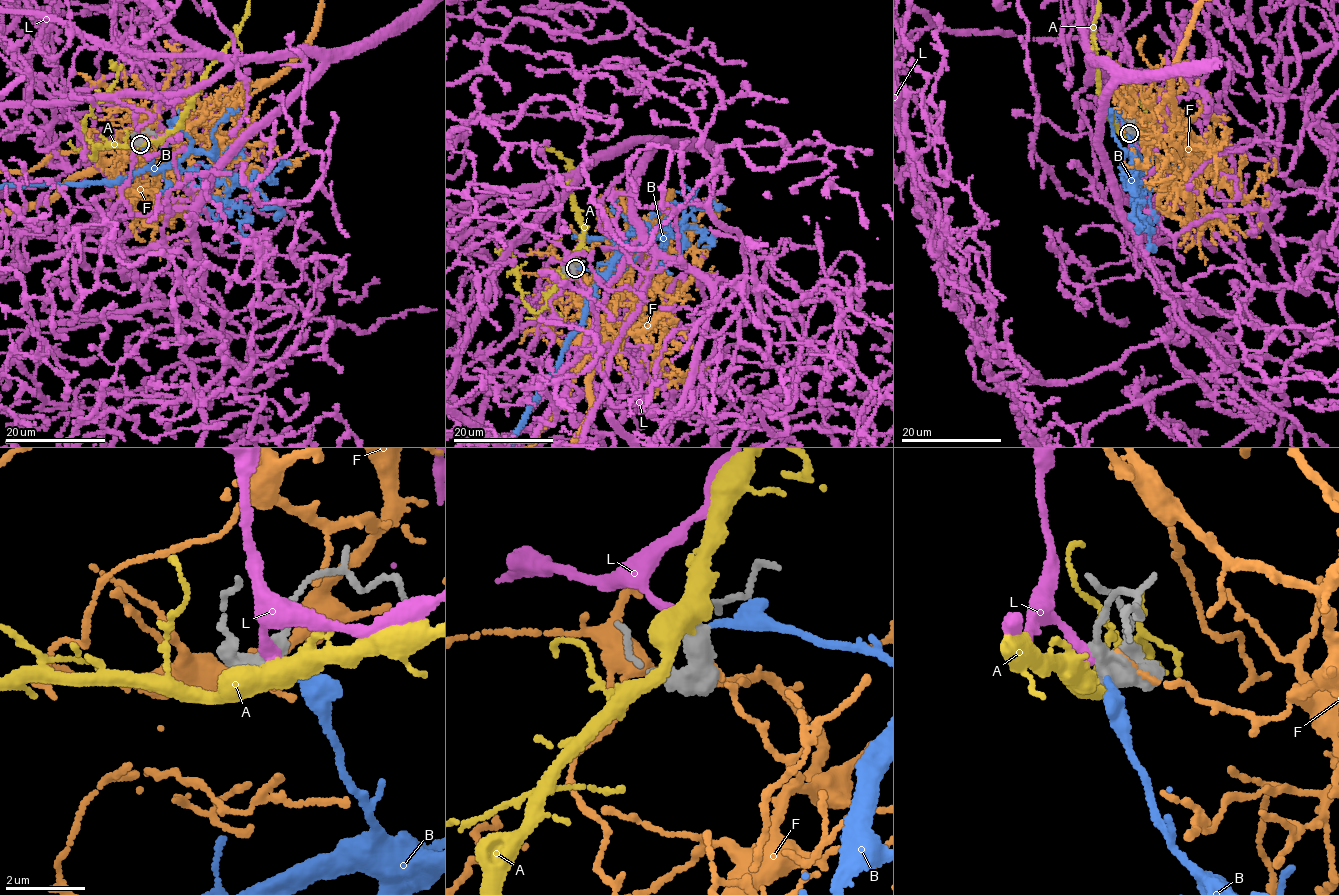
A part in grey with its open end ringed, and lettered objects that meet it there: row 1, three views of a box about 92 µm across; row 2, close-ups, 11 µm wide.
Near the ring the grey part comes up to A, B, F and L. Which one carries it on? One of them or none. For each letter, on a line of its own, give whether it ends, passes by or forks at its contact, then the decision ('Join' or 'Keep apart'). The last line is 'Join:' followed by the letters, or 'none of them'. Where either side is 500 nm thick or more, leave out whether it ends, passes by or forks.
A: It passes by. Keep apart
B: It ends there. Join
F: Keep apart
L: It ends there. Keep apart
Join: B

